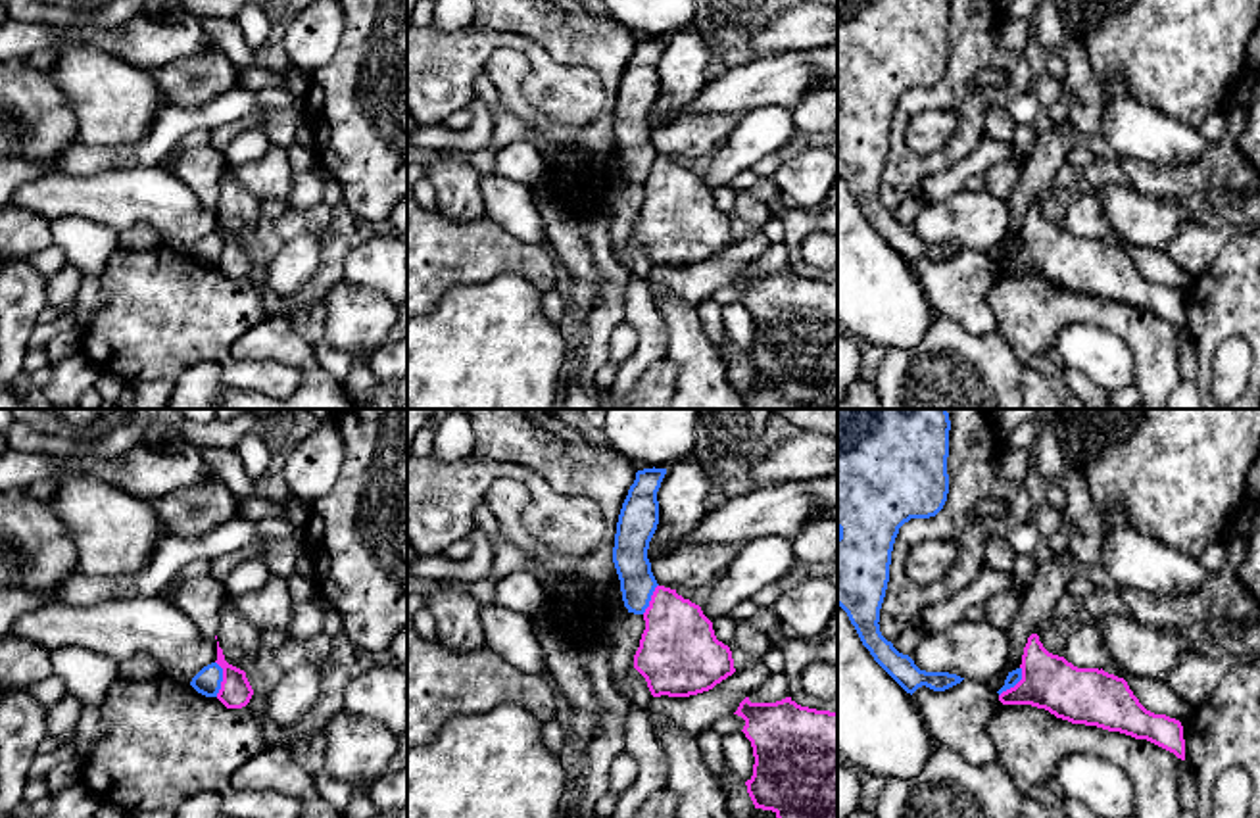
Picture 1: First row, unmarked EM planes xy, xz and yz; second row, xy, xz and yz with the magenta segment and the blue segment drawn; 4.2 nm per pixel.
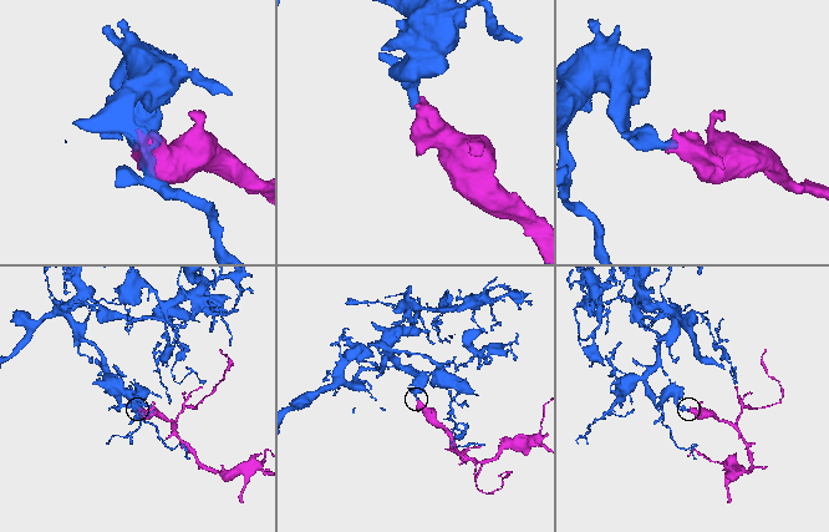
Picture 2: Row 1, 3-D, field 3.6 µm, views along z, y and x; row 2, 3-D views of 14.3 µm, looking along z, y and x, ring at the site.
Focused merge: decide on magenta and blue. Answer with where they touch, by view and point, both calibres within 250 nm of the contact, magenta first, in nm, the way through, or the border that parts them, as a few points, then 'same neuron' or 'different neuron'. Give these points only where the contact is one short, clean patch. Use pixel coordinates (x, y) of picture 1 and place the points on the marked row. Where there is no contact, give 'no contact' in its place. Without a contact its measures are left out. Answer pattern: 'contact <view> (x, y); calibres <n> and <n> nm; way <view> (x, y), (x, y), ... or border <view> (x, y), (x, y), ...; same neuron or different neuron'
contact xy (223, 678); calibres 130 and 110 nm; border xy (216, 661), (221, 669), (218, 696); different neuron

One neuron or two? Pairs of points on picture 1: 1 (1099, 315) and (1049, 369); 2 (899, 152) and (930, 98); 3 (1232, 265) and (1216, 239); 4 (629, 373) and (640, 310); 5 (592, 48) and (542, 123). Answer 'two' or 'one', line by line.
1: two
2: one
3: two
4: one
5: one

